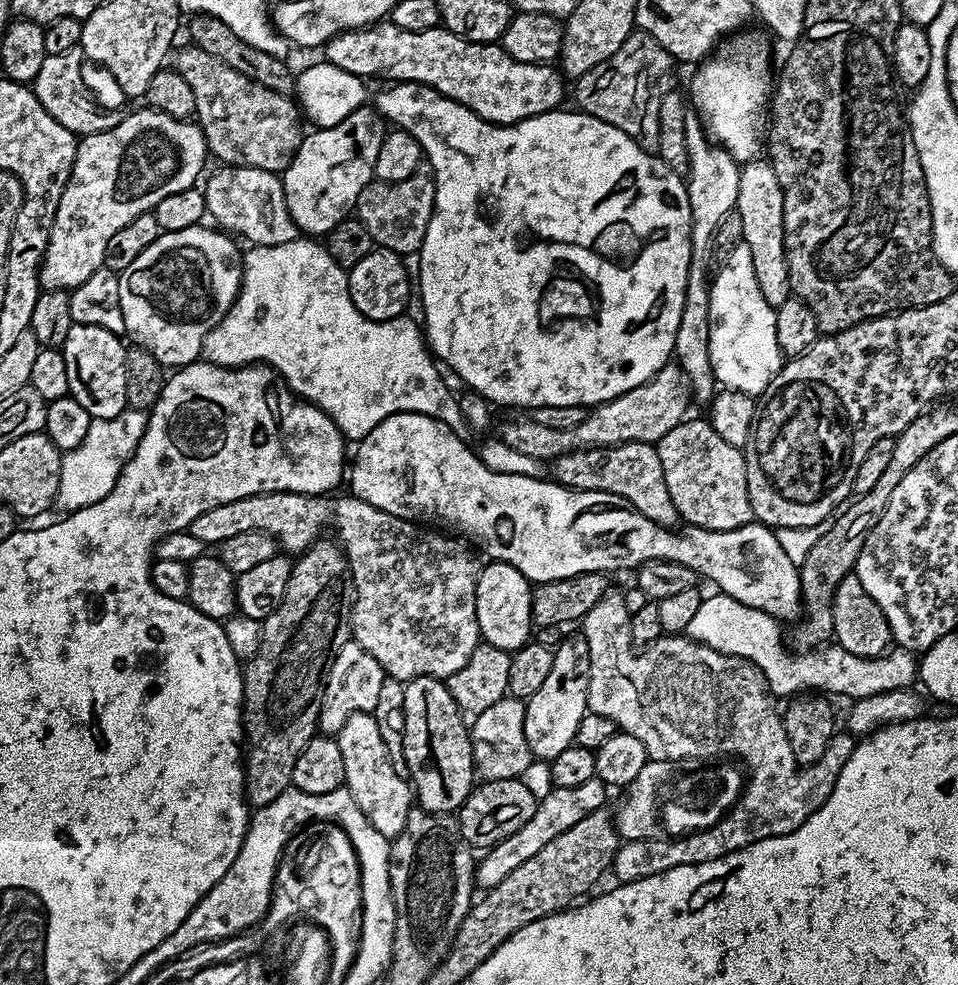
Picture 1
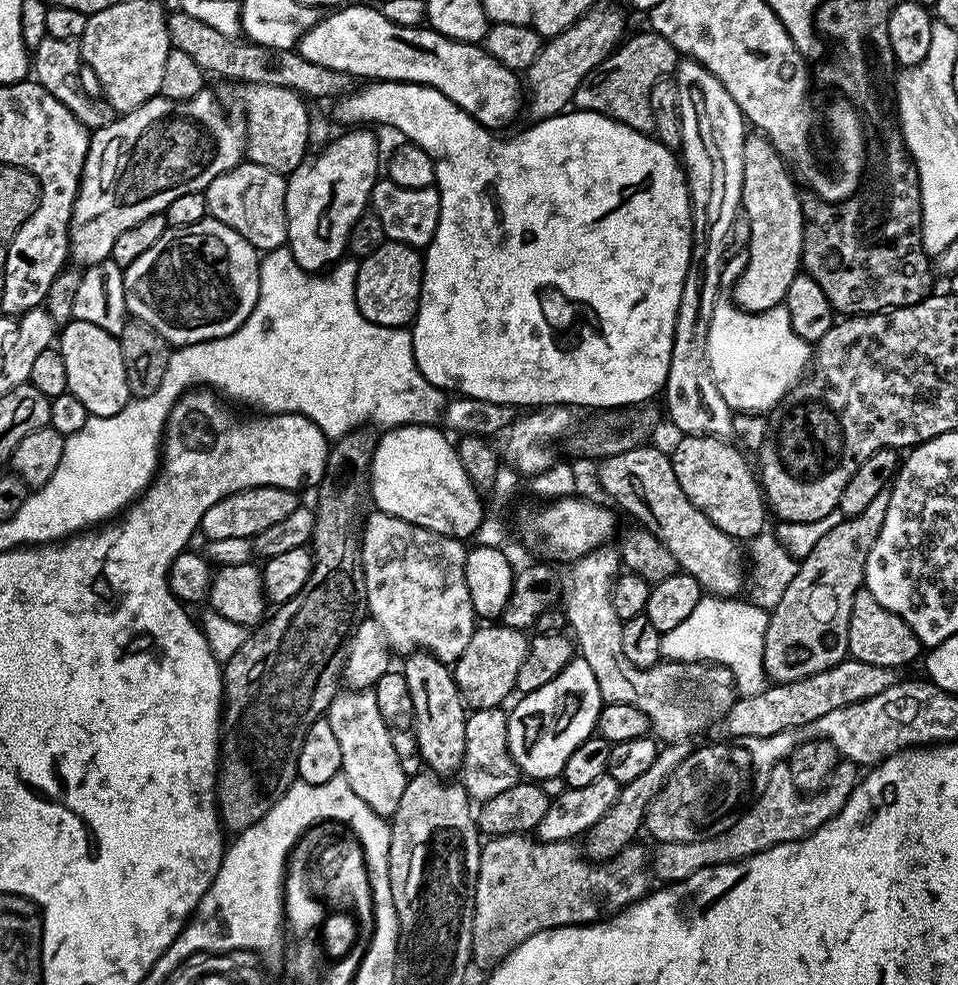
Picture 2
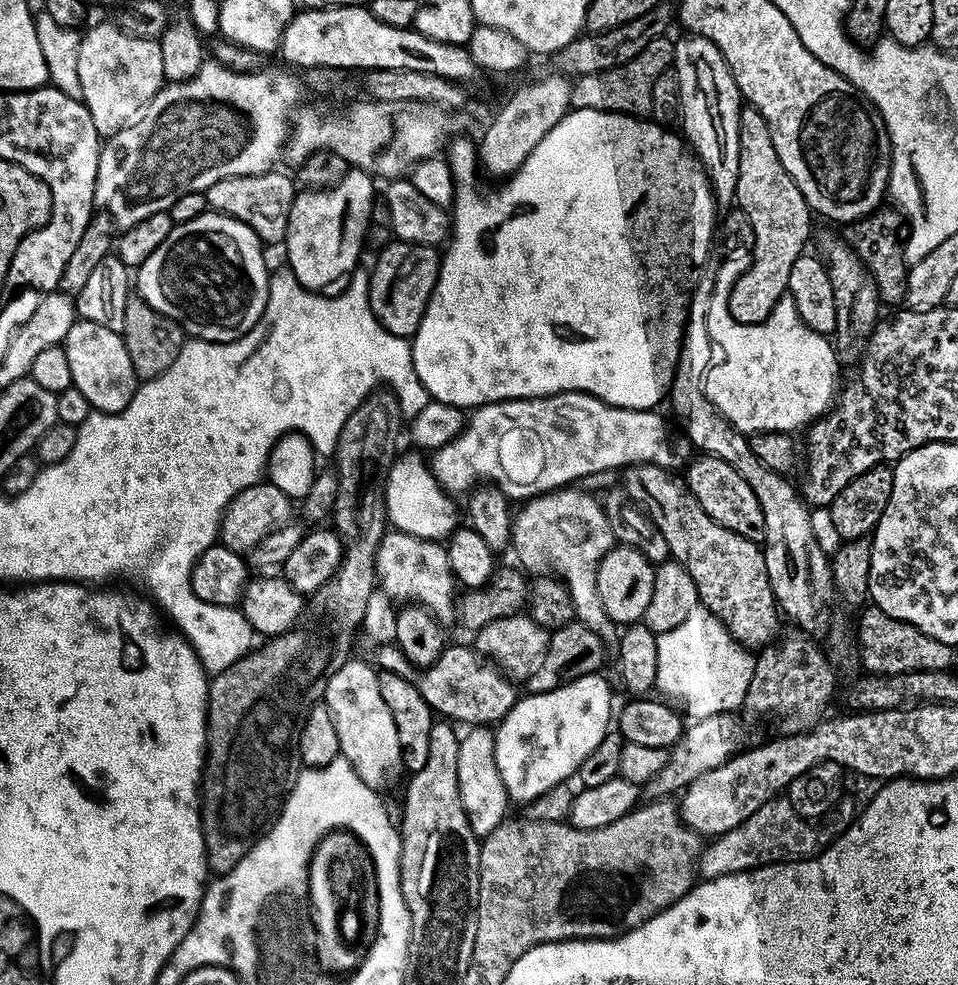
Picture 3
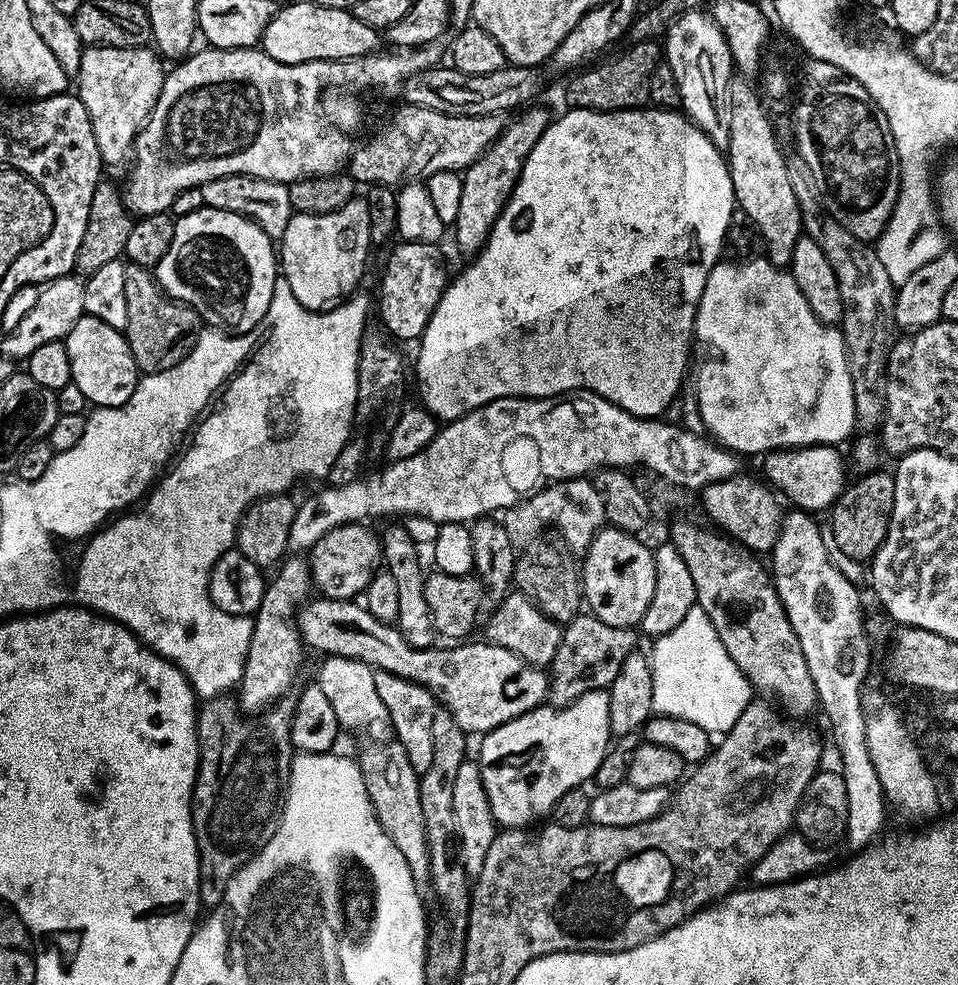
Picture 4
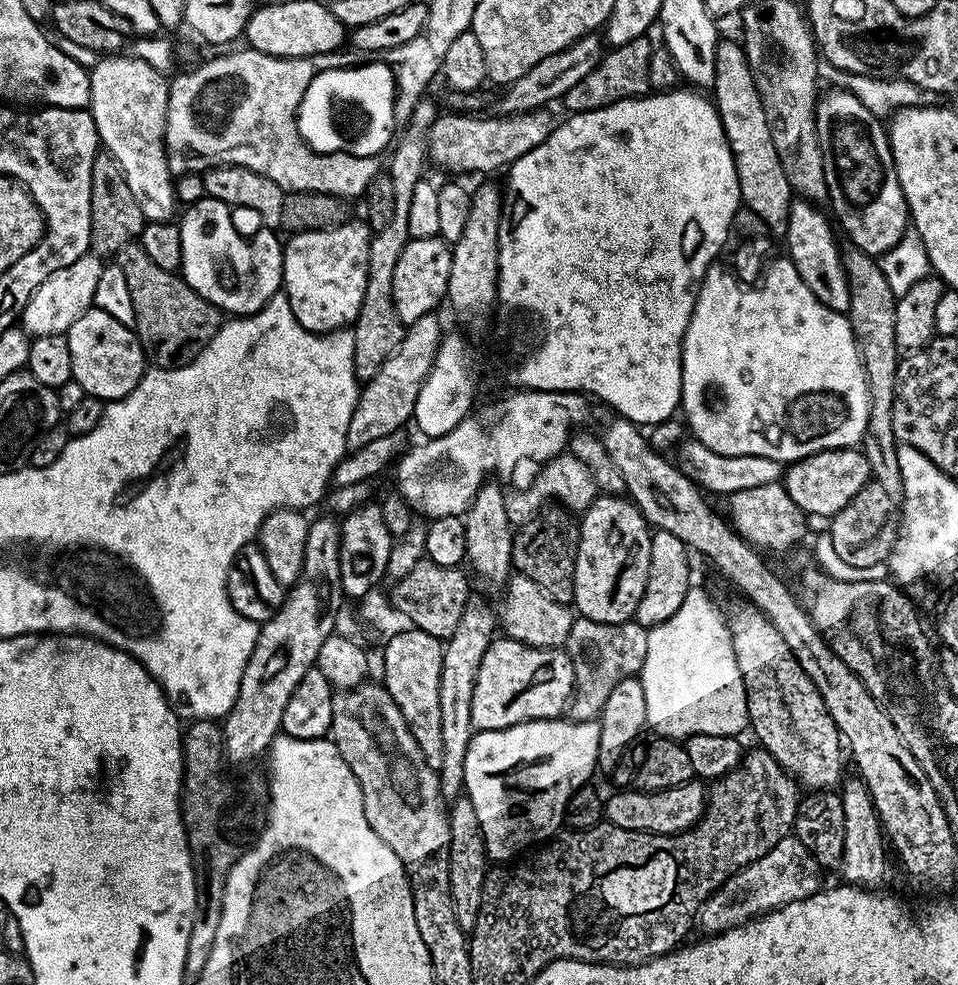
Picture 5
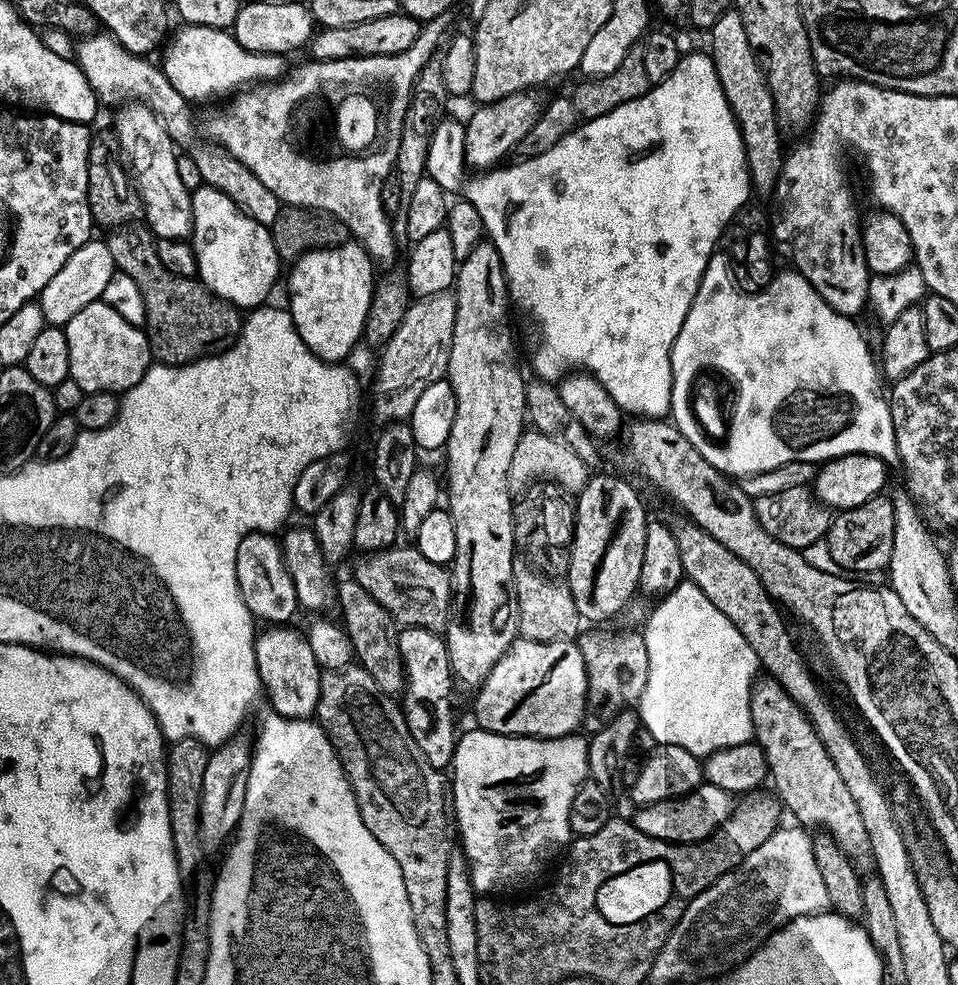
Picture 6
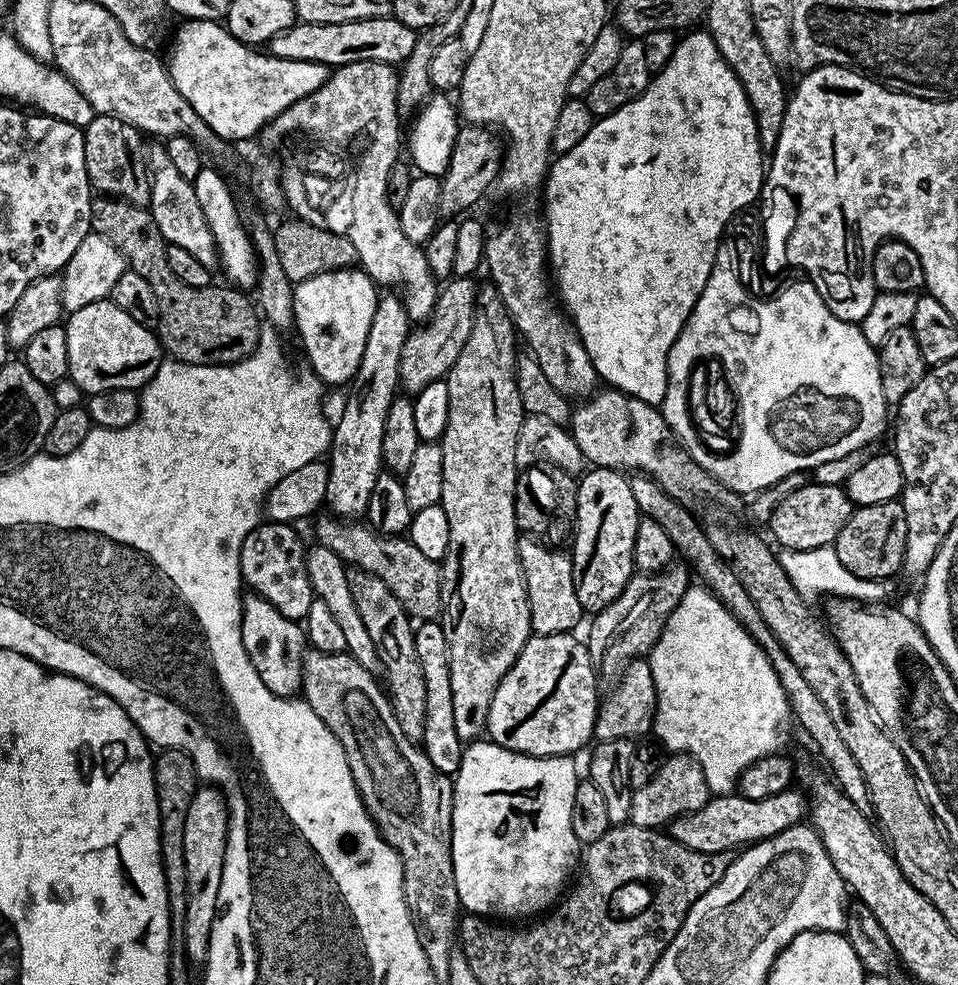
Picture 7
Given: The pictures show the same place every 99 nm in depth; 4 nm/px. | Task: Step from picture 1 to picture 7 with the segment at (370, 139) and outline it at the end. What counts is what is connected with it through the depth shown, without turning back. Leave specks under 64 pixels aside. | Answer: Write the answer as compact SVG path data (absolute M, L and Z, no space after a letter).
M359 266L339 268L299 281L294 288L294 332L304 343L308 355L307 367L315 372L325 385L347 385L354 378L362 362L362 350L366 350L366 334L370 334L370 322L374 322L374 310L378 299L378 285Z

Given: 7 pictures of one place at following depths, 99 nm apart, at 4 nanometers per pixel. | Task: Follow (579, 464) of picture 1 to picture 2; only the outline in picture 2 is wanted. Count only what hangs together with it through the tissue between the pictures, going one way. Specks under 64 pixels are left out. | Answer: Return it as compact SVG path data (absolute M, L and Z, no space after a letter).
M643 446L623 448L618 454L603 457L598 467L600 488L613 500L611 503L621 513L629 512L639 527L650 530L650 534L674 554L677 565L700 583L705 593L736 598L745 591L746 568L744 572L740 565L741 545L718 530L718 526L714 526L714 522L710 522L710 518L682 494L682 486L678 486L678 478L674 478L672 458L667 451Z

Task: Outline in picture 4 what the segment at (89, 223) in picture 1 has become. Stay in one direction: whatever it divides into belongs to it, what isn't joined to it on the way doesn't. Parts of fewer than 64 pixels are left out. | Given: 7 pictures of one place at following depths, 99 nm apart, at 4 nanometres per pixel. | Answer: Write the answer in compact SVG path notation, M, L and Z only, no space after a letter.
M436 41L434 43L428 43L425 44L417 49L413 49L412 51L409 52L393 52L394 54L382 54L383 52L375 52L370 55L366 56L356 56L352 60L326 60L326 59L318 59L315 60L314 62L306 62L306 63L296 63L296 64L288 64L288 63L282 63L278 62L274 58L270 58L268 55L266 55L259 47L255 48L213 48L211 46L204 46L204 49L199 52L199 50L193 51L191 55L187 57L183 62L177 63L175 65L176 68L167 73L164 78L164 85L162 86L162 90L158 94L158 102L154 106L154 110L152 111L151 114L148 115L148 121L144 123L143 128L141 128L140 133L136 136L136 143L134 145L134 159L131 161L132 164L132 173L129 174L128 176L128 185L123 185L122 188L122 195L124 197L124 205L127 206L129 212L135 214L137 217L142 217L142 216L149 216L150 214L154 214L155 212L168 212L169 209L171 209L172 204L174 202L174 198L178 196L178 194L182 193L183 190L188 190L192 188L197 188L201 184L205 184L208 181L213 181L214 178L220 178L220 177L228 177L228 176L235 176L235 175L246 175L246 176L252 176L252 177L258 177L262 178L263 180L273 180L274 182L278 182L279 184L287 184L290 185L295 180L305 180L306 178L310 178L311 176L334 176L337 175L341 171L340 168L349 163L352 159L352 153L354 151L354 144L344 144L344 140L340 140L340 136L332 136L332 130L335 128L336 125L333 125L331 128L328 128L328 124L324 124L324 120L320 120L320 115L325 113L324 110L324 104L323 104L323 99L324 99L324 93L329 89L329 88L338 88L334 86L344 86L346 84L354 84L358 88L366 88L368 90L374 90L378 94L382 94L388 98L398 98L401 95L402 88L405 84L405 81L410 78L412 73L416 73L418 71L422 71L426 68L430 67L437 67L443 60L441 60L443 54L445 57L446 54L446 48L444 45L443 48L443 43L441 41Z

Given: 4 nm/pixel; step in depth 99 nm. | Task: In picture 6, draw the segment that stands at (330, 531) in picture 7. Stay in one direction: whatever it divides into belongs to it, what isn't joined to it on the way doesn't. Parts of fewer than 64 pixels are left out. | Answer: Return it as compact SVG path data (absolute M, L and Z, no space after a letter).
M393 546L382 548L379 552L366 552L357 555L356 565L351 575L372 595L396 620L397 625L405 628L425 628L431 632L443 633L448 626L448 618L452 607L452 577L449 569L438 562L430 562L430 558L422 558L415 546L400 548Z

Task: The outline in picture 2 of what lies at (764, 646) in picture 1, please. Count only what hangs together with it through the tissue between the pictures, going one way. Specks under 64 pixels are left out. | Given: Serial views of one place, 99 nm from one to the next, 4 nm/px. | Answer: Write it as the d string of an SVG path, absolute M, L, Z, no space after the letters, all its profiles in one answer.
M701 595L698 606L674 630L662 635L661 657L665 661L711 662L732 673L740 696L756 696L766 687L764 639L768 612L738 598Z

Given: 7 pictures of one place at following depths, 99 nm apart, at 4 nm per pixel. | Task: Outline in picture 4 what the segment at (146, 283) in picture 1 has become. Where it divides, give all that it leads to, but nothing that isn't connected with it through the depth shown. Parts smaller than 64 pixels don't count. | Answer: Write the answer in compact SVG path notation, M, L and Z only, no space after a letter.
M202 207L198 211L186 214L176 220L176 225L174 226L174 242L170 242L170 250L166 250L166 254L162 254L162 262L156 264L154 275L160 289L170 299L177 300L179 304L185 304L193 308L200 316L201 321L209 329L223 330L228 334L239 334L254 330L254 326L258 326L258 322L262 322L262 318L270 306L270 298L274 294L274 282L278 278L278 252L274 247L273 237L267 236L252 220L248 220L245 216L239 216L233 212L227 212L226 210L214 210L213 208Z

